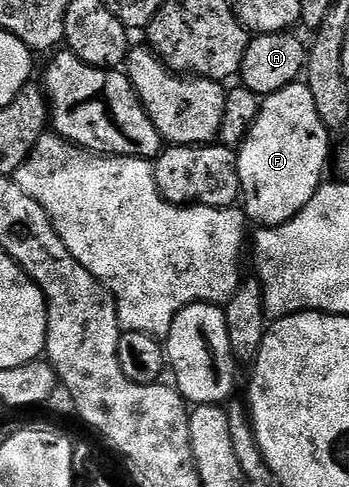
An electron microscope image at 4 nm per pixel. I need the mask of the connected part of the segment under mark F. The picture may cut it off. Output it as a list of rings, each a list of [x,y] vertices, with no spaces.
[[[298,81],[286,85],[281,91],[268,94],[260,102],[258,117],[236,154],[241,208],[248,222],[257,223],[256,226],[260,228],[281,226],[295,217],[304,205],[309,203],[309,199],[322,185],[325,167],[327,165],[328,168],[331,159],[329,137],[331,131],[325,127],[324,121],[318,114],[313,93],[306,82]]]

